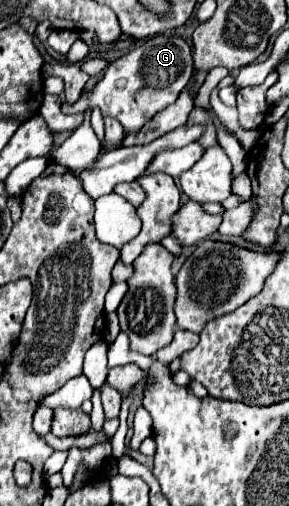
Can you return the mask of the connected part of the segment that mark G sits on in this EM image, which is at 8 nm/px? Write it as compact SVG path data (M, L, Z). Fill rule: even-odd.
M153 35L145 39L143 45L131 53L111 61L105 69L103 79L97 83L93 93L85 93L77 103L63 103L61 110L65 114L83 113L89 105L99 107L105 117L117 119L127 133L139 131L157 111L173 103L183 87L193 77L193 59L191 47L179 35Z

